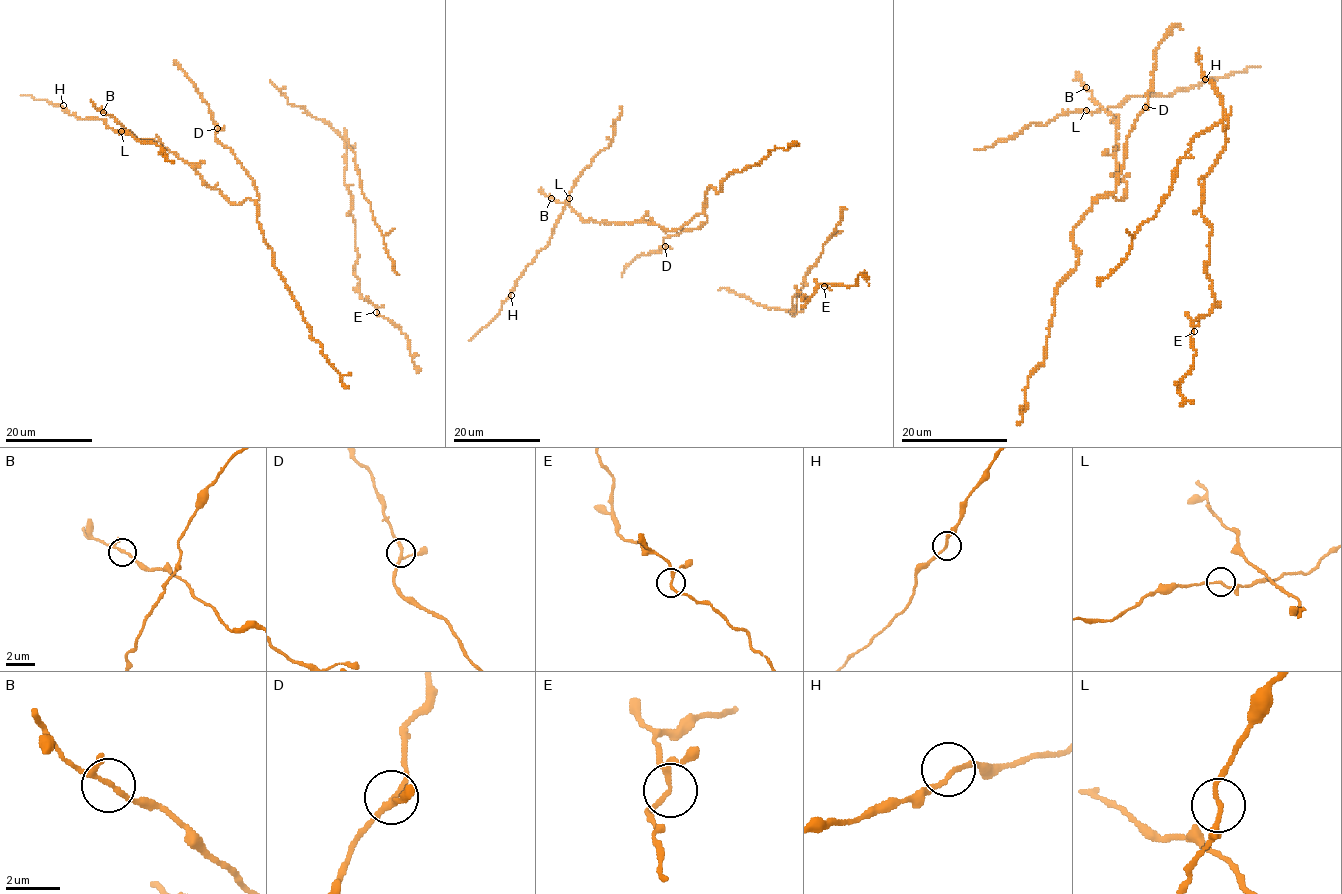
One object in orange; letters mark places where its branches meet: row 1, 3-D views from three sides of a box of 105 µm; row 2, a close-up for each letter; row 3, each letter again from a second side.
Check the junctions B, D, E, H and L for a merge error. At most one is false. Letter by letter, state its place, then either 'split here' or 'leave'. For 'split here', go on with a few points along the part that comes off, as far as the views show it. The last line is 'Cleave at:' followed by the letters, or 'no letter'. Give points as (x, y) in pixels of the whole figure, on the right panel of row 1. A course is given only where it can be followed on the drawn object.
B: (1086, 87) | leave
D: (1145, 107) | leave
E: (1194, 331) | leave
H: (1205, 79) | leave
L: (1086, 110) | leave
Cleave at: no letter

